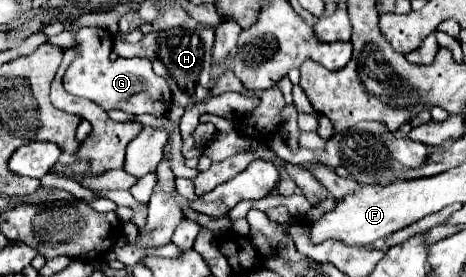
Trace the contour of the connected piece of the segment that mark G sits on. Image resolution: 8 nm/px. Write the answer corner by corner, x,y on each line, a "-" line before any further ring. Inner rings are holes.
80,28
76,34
76,58
64,74
64,88
68,94
88,98
104,110
120,108
134,116
154,114
164,116
170,108
172,94
168,82
154,74
152,62
148,58
118,58
110,60
112,34
104,28

